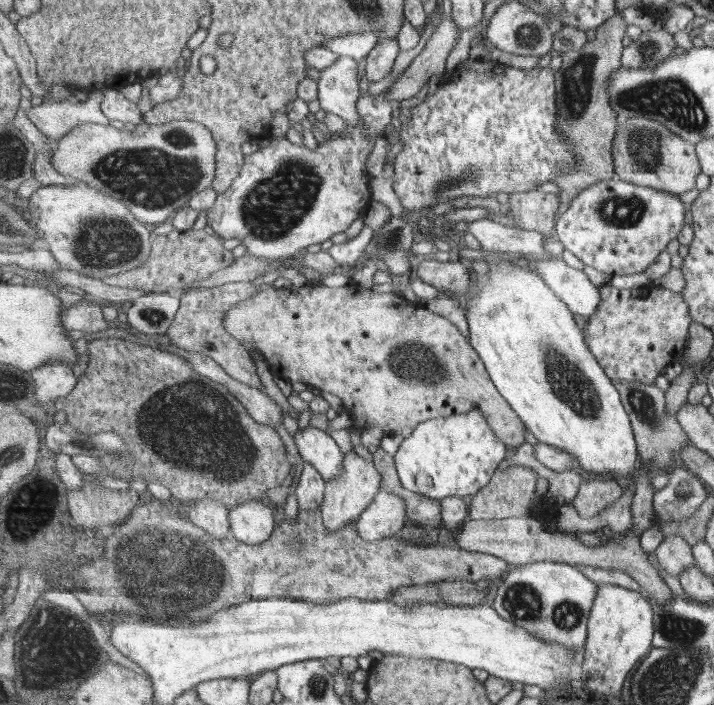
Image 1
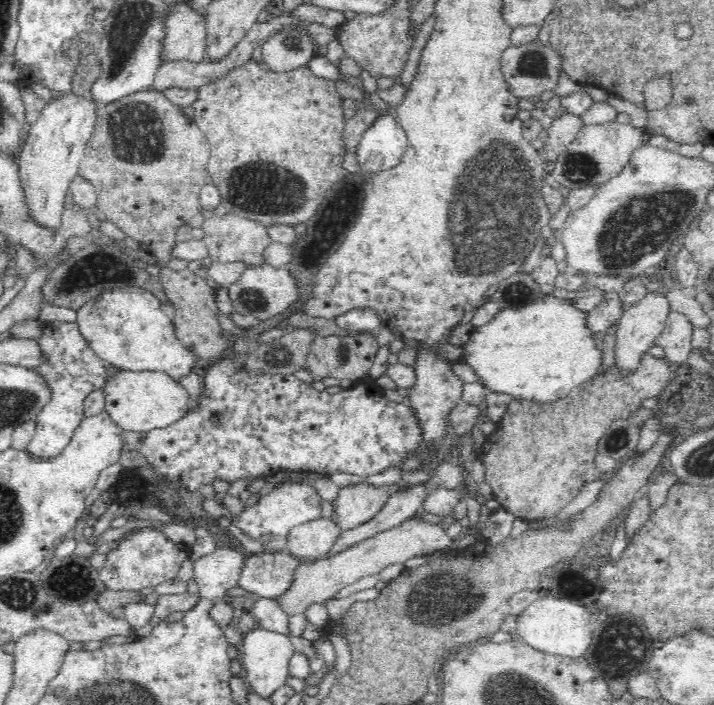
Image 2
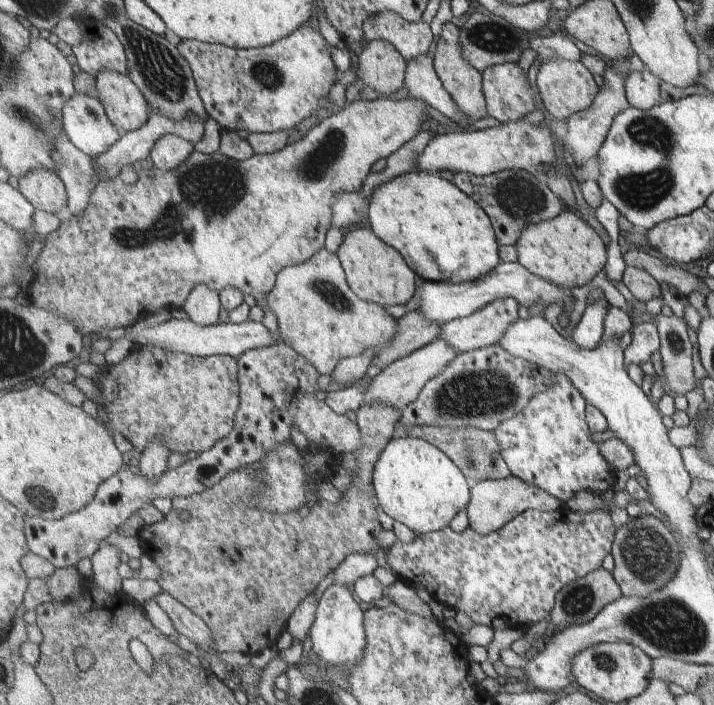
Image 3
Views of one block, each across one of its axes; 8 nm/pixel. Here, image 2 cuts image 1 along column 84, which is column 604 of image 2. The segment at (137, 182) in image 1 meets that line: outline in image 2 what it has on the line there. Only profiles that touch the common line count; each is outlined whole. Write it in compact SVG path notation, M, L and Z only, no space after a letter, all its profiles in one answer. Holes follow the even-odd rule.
M615 121L607 124L583 125L576 138L556 157L551 170L553 184L565 191L588 186L601 185L614 179L628 164L633 152L647 146L651 135L645 127L619 124Z

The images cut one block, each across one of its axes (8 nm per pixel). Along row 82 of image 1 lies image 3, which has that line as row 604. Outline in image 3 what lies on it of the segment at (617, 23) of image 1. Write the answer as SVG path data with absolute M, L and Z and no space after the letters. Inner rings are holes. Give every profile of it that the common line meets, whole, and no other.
M601 566L586 578L571 582L559 592L551 614L551 625L582 625L594 620L605 606L623 598L614 572Z

